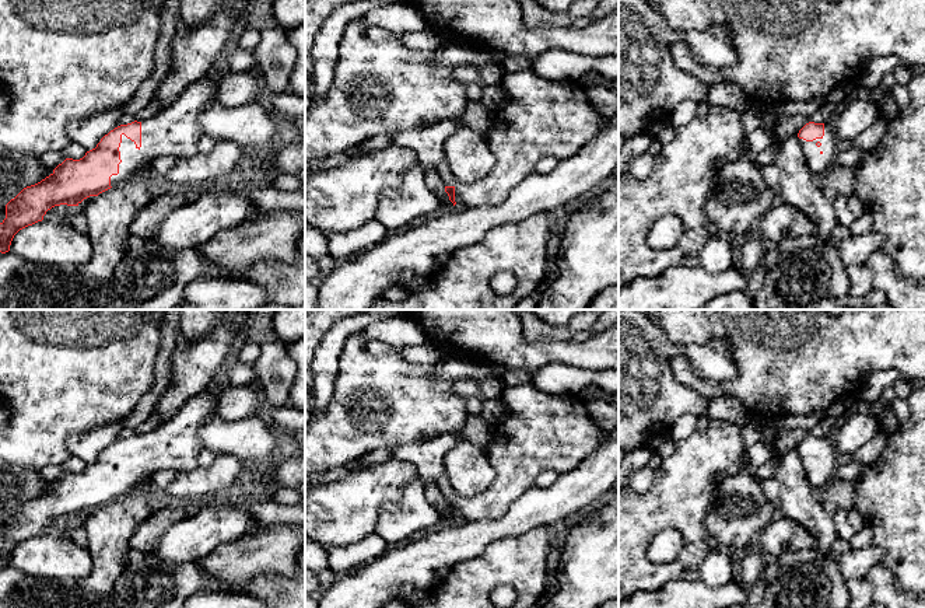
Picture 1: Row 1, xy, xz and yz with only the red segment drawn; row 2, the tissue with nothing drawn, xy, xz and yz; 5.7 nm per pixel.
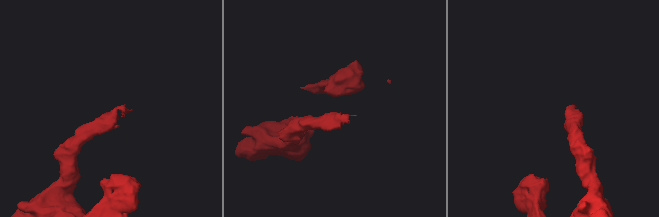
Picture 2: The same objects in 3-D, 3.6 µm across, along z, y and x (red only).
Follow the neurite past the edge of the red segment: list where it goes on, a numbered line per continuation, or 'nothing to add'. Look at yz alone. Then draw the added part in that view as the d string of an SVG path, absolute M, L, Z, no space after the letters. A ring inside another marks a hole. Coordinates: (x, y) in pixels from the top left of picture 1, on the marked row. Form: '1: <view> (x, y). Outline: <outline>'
1: yz (819, 164). Outline: M824 123L824 136L813 141L799 139L813 177L824 177L837 163L837 136L831 123Z

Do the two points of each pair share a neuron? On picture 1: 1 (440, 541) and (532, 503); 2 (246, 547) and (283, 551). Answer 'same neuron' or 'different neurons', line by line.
1: same neuron
2: same neuron

